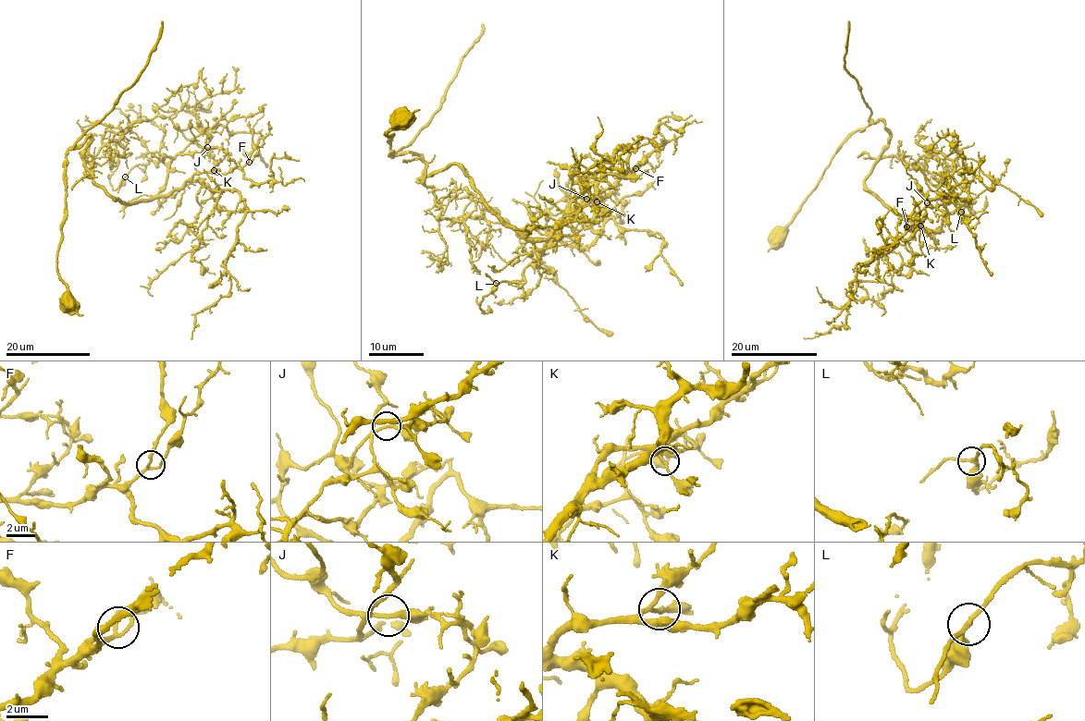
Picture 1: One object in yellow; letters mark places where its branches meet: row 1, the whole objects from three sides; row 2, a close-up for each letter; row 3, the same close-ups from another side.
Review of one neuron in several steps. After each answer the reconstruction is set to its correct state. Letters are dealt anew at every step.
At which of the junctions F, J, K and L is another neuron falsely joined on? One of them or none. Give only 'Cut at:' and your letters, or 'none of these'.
Cut at: J

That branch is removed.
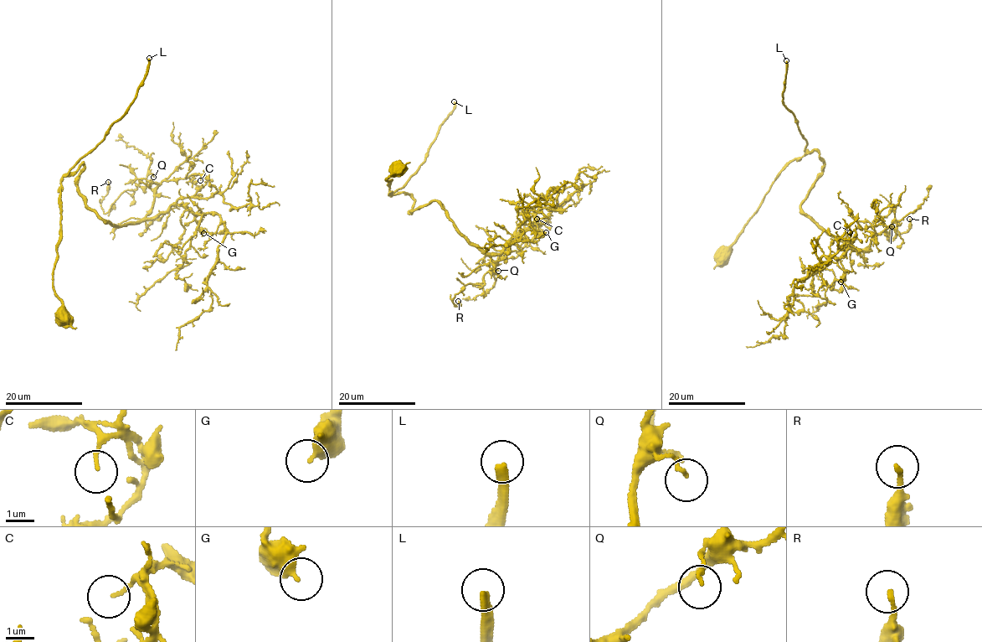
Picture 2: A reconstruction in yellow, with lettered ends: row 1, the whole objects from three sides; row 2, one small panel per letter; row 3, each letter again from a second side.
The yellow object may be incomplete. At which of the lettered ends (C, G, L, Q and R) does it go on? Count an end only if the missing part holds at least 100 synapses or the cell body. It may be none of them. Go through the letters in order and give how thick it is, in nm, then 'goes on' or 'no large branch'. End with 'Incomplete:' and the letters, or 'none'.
C: 110 nm thick; no large branch
G: 280 nm thick; no large branch
L: 320 nm thick; goes on
Q: 110 nm thick; no large branch
R: 160 nm thick; no large branch
Incomplete: L

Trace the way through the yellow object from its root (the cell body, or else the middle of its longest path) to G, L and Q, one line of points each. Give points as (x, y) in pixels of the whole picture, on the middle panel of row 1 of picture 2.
G: (398, 171), (390, 194), (411, 197), (411, 214), (437, 202), (485, 251), (533, 223), (546, 232)
L: (398, 171), (385, 179), (390, 179), (388, 186), (391, 195), (423, 163), (454, 101)
Q: (398, 171), (385, 178), (390, 194), (411, 197), (411, 214), (437, 202), (498, 271)

